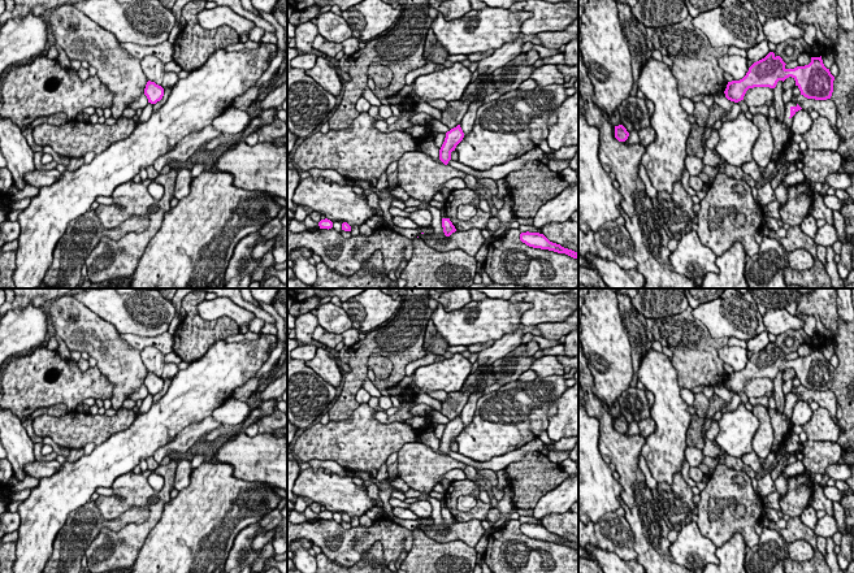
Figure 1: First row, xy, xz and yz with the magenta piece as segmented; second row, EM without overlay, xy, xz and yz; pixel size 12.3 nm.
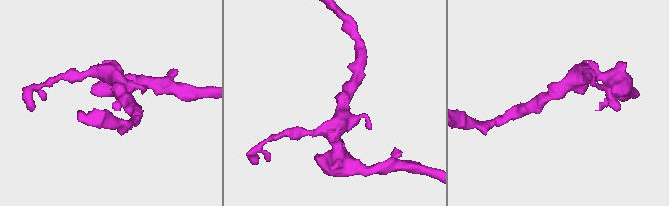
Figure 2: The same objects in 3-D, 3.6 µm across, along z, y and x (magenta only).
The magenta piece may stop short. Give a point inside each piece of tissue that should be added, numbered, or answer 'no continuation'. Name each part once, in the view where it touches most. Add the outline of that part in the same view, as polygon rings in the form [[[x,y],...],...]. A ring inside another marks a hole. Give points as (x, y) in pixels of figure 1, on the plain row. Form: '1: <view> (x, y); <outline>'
1: yz (788, 412); [[[790,391],[788,395],[785,395],[785,405],[784,405],[784,414],[789,420],[789,427],[790,429],[793,427],[793,422],[792,422],[792,412],[793,412],[793,408],[790,407],[790,399],[792,398],[797,398],[797,394],[794,394],[794,392]]]

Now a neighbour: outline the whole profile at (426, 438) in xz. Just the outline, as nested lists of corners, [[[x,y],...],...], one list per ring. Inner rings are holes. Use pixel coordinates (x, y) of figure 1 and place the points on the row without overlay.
[[[434,431],[421,434],[420,437],[416,438],[416,442],[428,444],[434,452],[443,455],[439,451],[439,439],[435,437]]]

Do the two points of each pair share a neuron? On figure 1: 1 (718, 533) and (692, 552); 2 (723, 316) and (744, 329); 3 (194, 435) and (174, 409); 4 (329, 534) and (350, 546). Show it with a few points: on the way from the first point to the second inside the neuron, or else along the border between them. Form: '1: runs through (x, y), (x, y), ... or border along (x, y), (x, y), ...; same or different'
1: border along (696, 522), (699, 532), (716, 547); different
2: runs through (728, 316), (738, 324); same
3: border along (211, 415), (189, 424), (163, 446); different
4: runs through (334, 539), (341, 546), (345, 546); same

